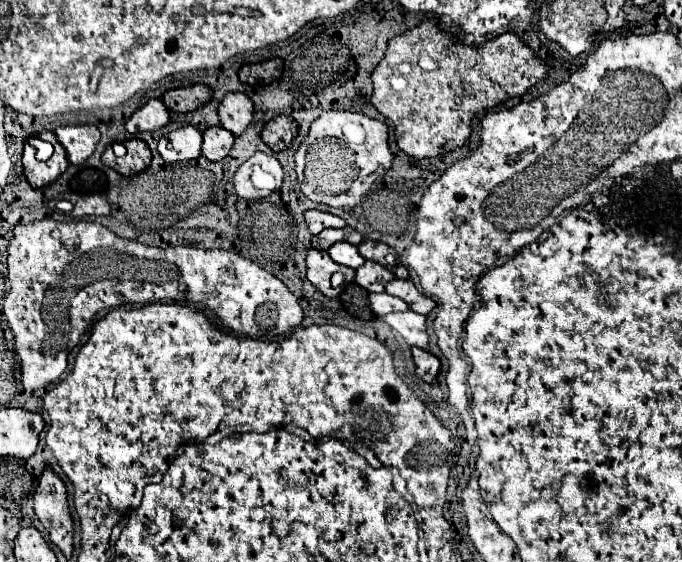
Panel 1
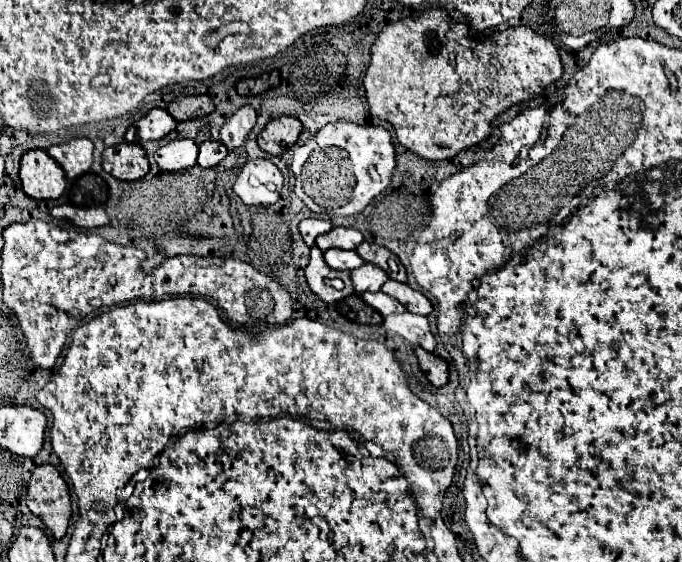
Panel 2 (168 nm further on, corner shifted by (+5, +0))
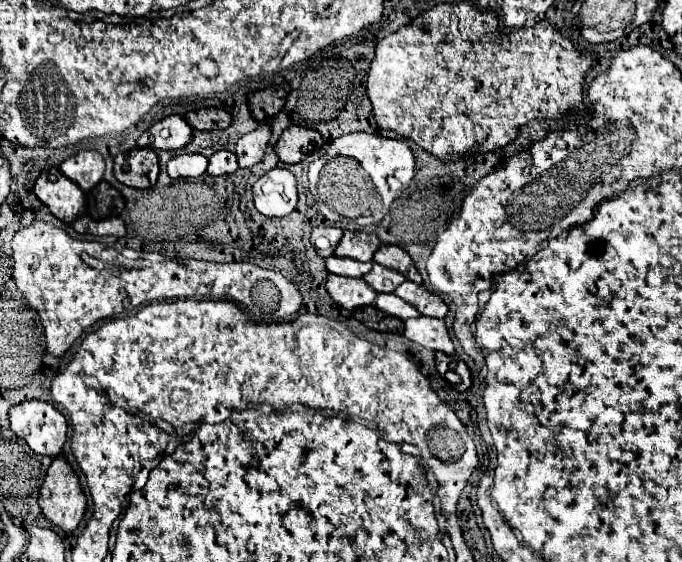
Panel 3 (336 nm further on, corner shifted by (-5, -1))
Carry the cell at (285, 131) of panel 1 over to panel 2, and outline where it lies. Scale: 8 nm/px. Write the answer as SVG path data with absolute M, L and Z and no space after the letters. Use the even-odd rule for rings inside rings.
M281 116L281 118L273 118L263 132L257 136L257 144L271 156L277 156L281 152L285 152L287 148L291 148L299 134L301 134L301 122L297 118L291 116Z

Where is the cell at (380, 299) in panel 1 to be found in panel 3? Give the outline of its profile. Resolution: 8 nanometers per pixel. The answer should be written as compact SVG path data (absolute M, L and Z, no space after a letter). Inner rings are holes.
M381 293L377 297L377 307L389 315L395 315L399 319L411 319L411 317L421 317L421 313L409 305L407 301L403 301L401 297L397 297L395 293Z

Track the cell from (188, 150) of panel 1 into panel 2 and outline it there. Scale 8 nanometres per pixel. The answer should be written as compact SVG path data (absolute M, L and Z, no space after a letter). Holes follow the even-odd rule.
M177 138L155 152L155 162L165 172L177 172L197 162L197 144L191 138Z

